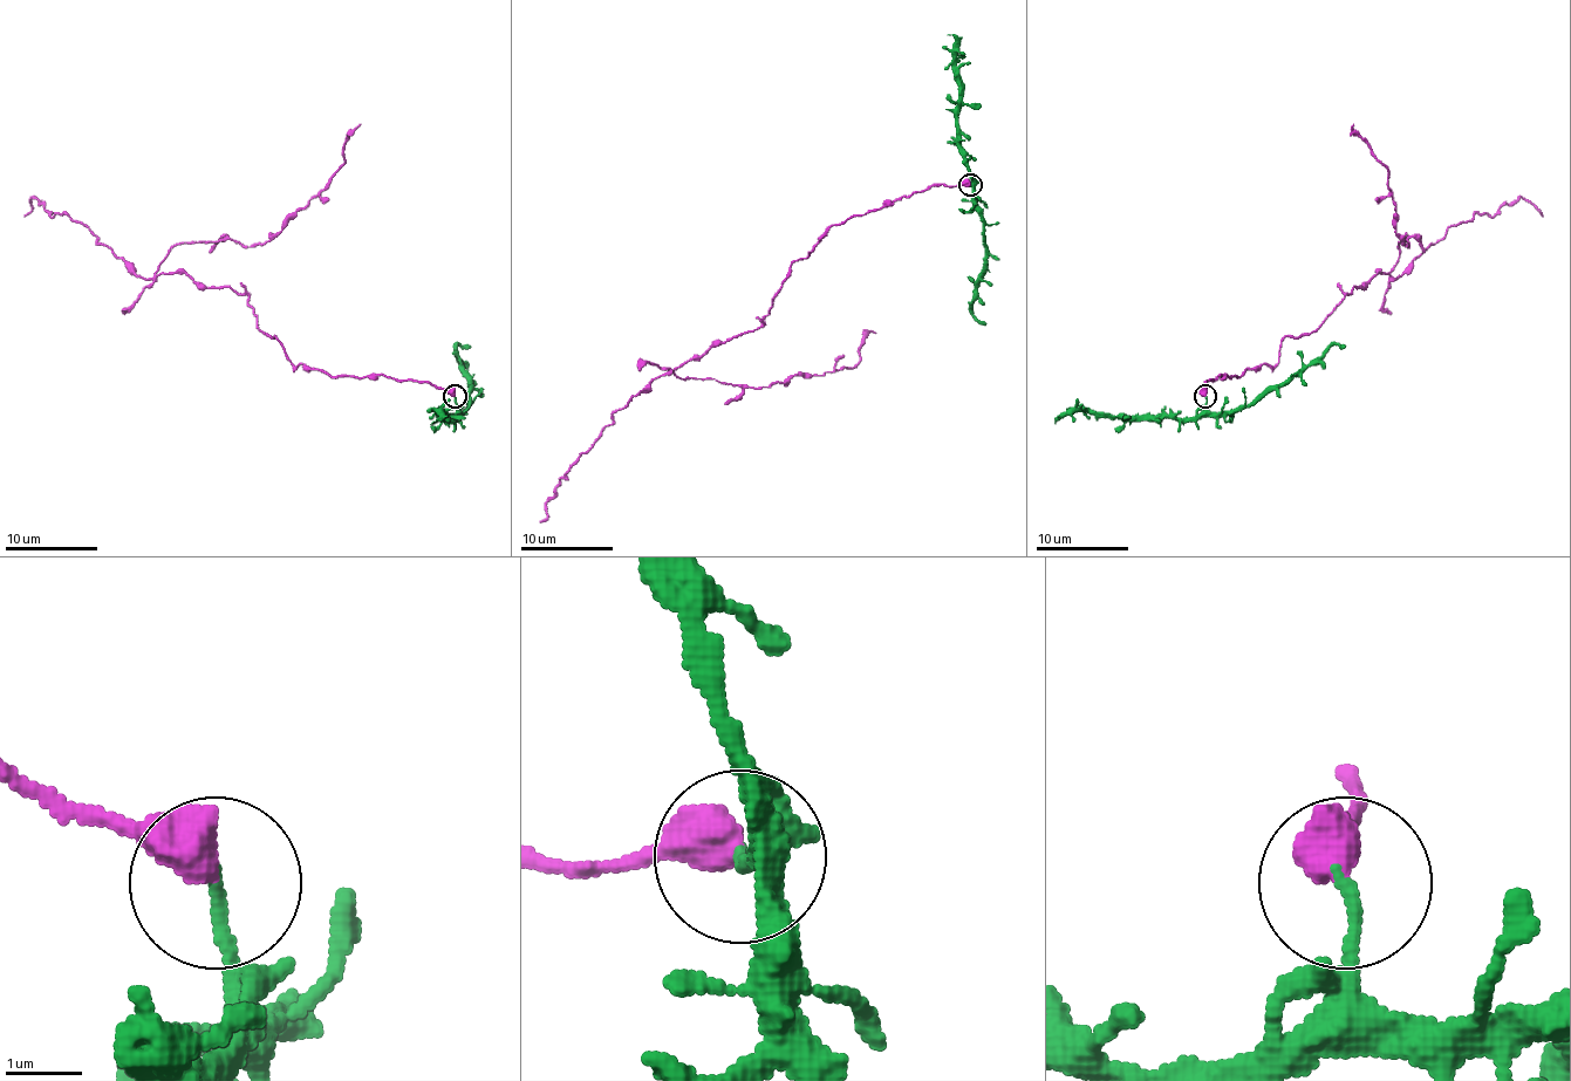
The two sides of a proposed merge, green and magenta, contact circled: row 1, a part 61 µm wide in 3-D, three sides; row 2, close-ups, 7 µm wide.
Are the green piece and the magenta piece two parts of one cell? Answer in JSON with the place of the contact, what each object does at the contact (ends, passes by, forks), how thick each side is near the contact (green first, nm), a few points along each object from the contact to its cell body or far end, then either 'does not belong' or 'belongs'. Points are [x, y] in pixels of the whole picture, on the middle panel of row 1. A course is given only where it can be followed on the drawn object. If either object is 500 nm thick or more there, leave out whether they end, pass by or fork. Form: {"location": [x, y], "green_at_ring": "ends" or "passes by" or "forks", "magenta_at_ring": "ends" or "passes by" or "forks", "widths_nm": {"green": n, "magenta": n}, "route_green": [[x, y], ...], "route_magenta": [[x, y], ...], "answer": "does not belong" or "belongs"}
{"location": [970, 185], "widths_nm": {"green": 160, "magenta": 500}, "route_green": [[970, 184], [975, 191], [975, 212], [979, 217], [984, 272], [977, 285], [972, 313], [987, 325]], "route_magenta": [[970, 184], [835, 223], [759, 327], [675, 370], [764, 387], [852, 368], [876, 334]], "answer": "does not belong"}

